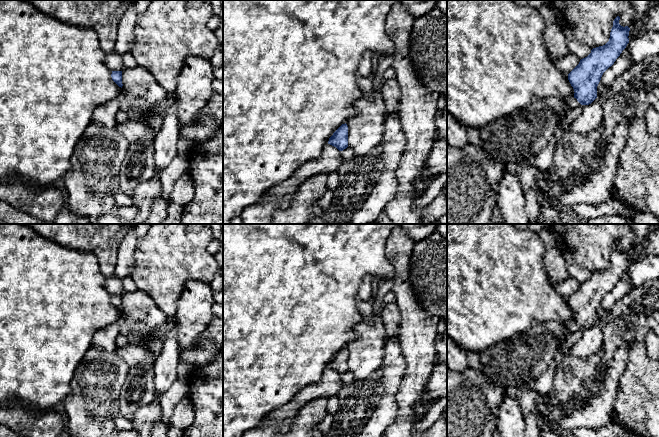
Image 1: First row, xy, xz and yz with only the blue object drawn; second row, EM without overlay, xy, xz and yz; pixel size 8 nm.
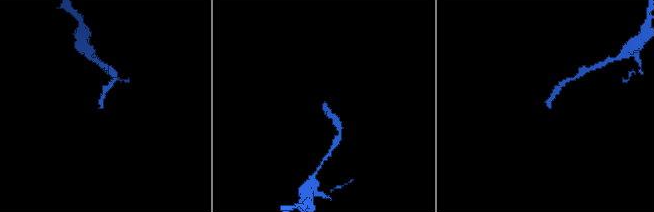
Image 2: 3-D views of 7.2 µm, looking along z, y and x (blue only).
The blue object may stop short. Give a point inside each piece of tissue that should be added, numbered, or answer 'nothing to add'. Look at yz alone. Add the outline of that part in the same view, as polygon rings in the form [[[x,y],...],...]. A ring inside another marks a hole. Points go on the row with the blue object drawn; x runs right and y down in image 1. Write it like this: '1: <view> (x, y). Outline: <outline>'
1: yz (572, 103). Outline: [[[573,97],[568,100],[568,111],[574,110],[579,106],[580,106],[580,103],[577,101],[576,98]]]

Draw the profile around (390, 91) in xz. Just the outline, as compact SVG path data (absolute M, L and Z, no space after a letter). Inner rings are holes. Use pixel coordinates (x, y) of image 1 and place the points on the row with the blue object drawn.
M396 78L385 80L381 87L381 95L387 112L398 116L401 92Z

